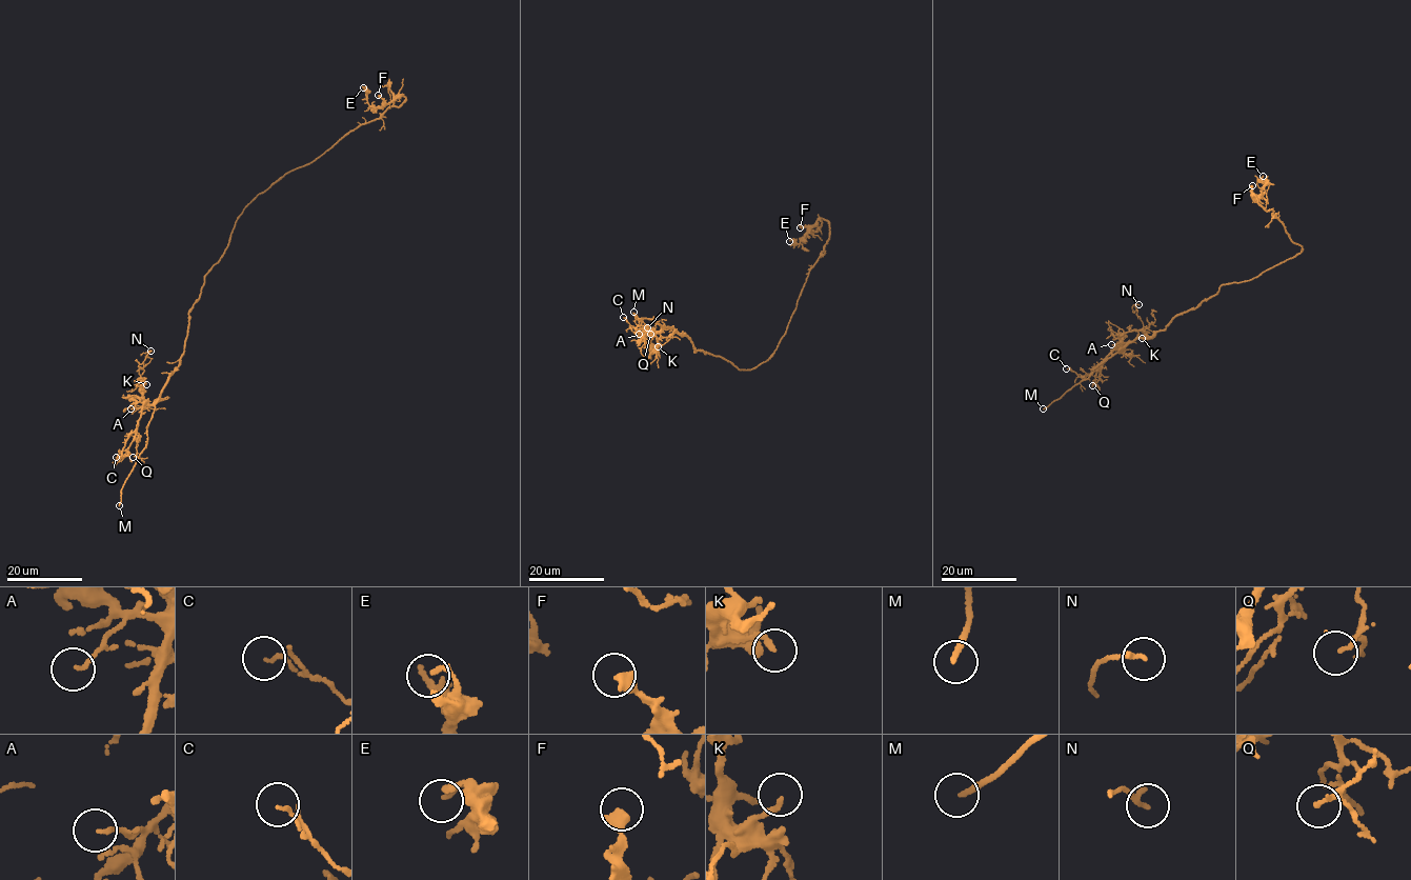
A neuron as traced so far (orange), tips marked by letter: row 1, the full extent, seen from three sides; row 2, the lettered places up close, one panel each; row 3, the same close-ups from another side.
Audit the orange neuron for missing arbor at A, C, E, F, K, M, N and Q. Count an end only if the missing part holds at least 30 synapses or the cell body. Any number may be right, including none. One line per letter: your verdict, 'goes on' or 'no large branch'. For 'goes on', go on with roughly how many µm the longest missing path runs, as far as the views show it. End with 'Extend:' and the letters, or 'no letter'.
A: no large branch
C: no large branch
E: no large branch
F: no large branch
K: no large branch
M: goes on; missing 20 µm
N: no large branch
Q: no large branch
Extend: M

